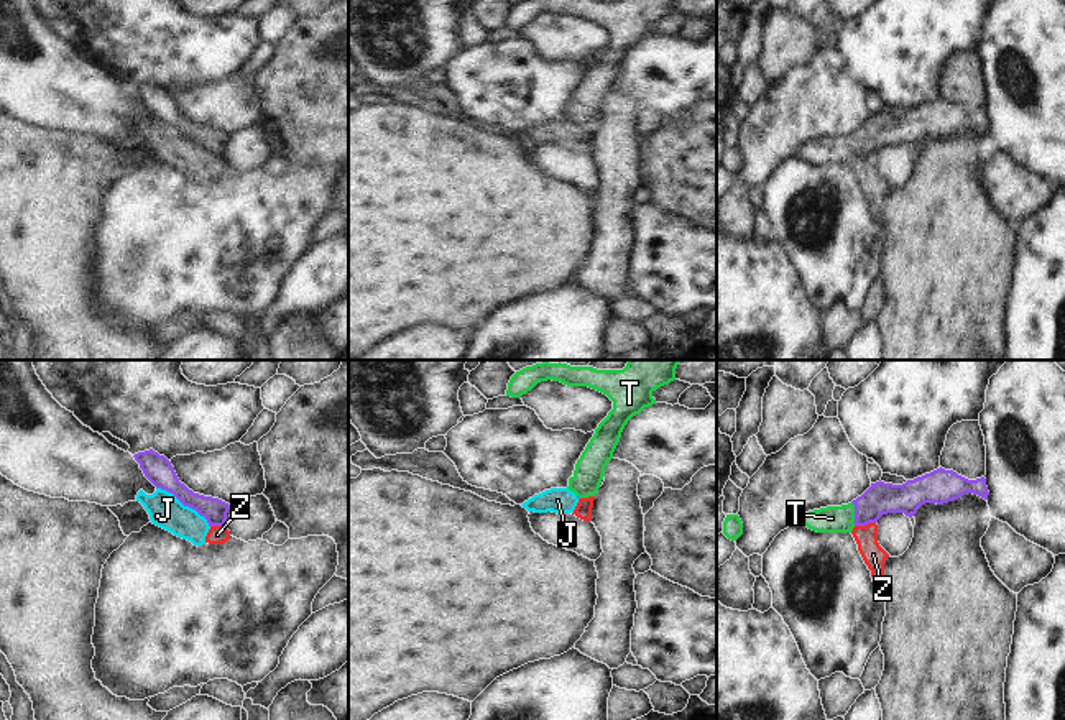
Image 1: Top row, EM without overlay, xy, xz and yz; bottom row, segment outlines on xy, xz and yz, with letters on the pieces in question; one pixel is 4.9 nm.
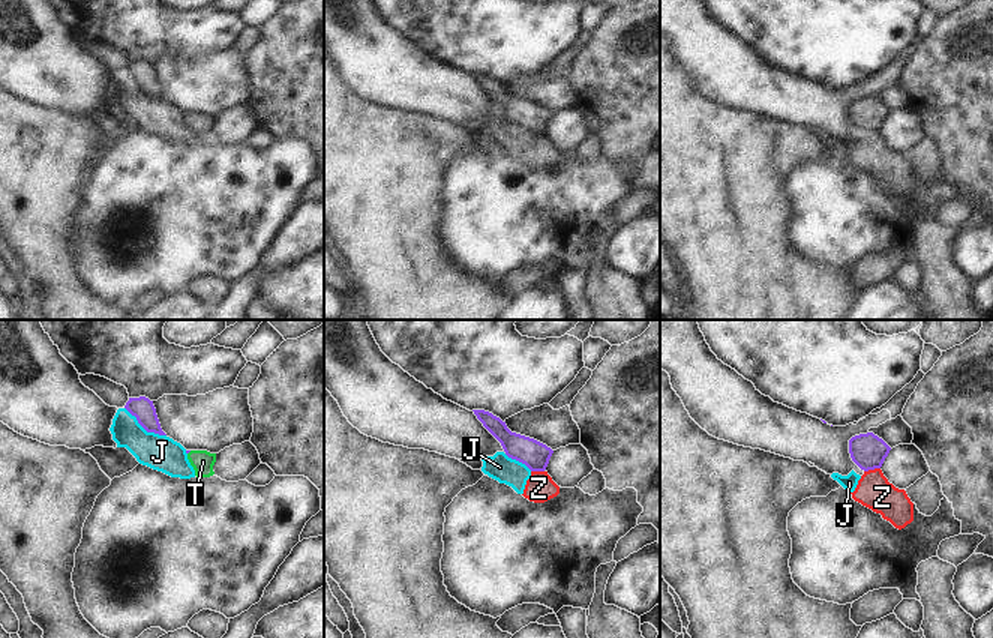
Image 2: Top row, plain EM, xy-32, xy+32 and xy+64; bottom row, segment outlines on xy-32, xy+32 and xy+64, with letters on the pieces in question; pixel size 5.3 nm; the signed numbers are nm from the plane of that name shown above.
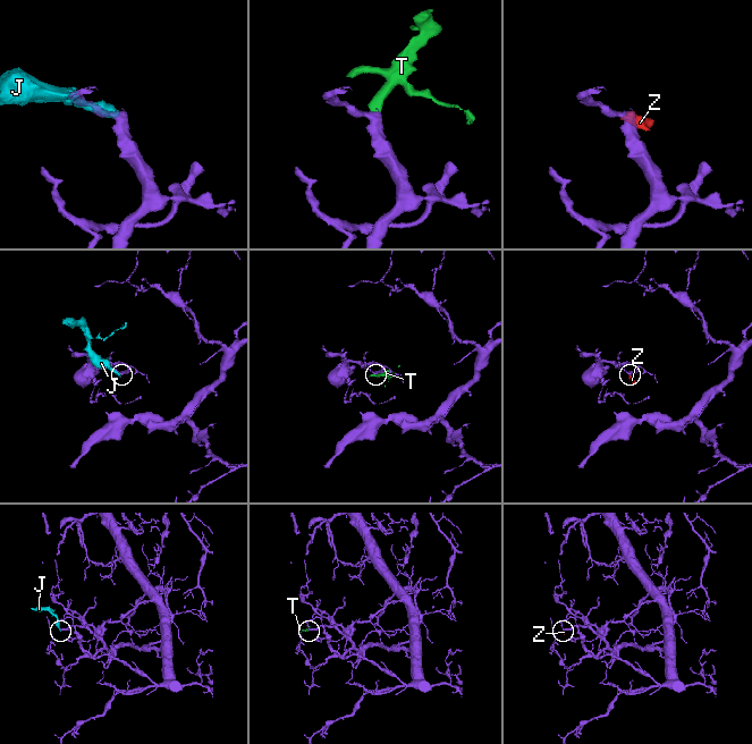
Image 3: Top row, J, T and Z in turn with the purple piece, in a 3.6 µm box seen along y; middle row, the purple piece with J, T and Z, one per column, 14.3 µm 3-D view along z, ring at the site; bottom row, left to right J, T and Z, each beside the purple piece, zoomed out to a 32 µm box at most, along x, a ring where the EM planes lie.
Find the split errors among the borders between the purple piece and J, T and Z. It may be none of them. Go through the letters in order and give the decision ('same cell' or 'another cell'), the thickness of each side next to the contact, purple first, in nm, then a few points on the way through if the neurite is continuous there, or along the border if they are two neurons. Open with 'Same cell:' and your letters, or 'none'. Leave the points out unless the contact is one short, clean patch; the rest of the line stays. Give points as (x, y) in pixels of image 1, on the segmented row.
Same cell: T
J: another cell; calibres 140 and 170 nm
T: same cell; calibres 160 and 130 nm; way yz (880, 498), (868, 508), (855, 513), (845, 518), (832, 518)
Z: another cell; calibres 160 and 110 nm; border yz (875, 521), (855, 526)

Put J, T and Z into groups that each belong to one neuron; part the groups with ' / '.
J Z / T

